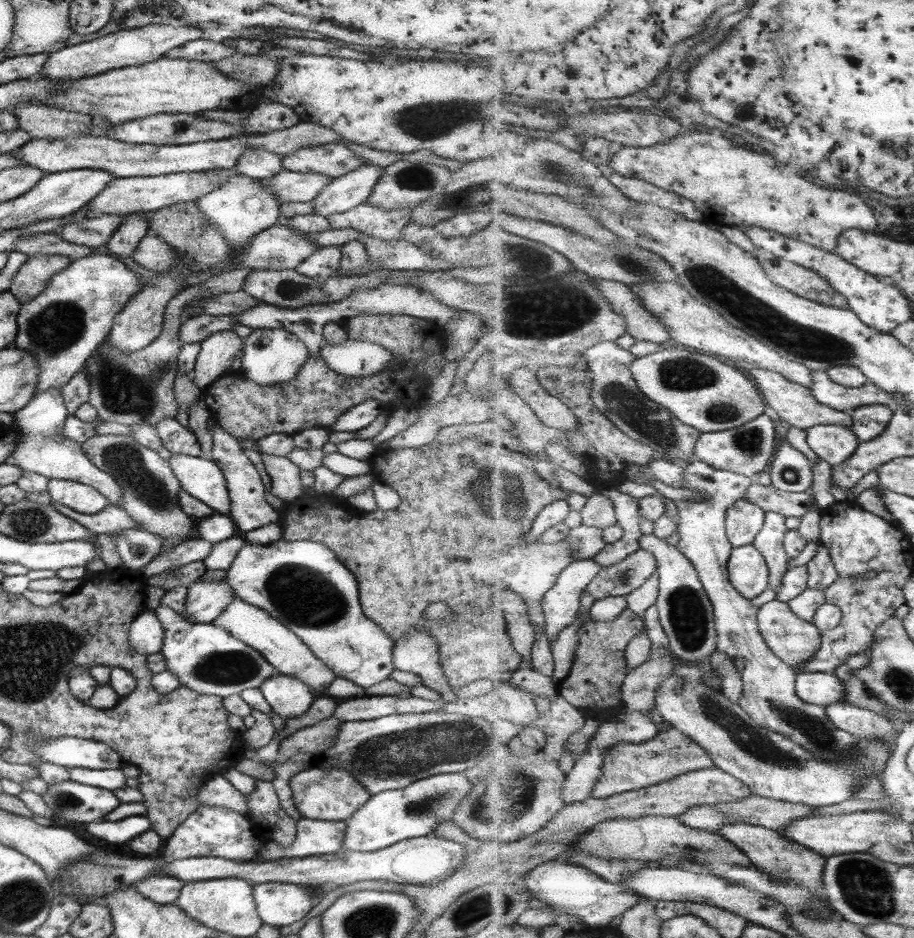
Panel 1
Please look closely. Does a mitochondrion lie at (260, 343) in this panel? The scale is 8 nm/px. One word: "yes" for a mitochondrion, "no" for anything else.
no

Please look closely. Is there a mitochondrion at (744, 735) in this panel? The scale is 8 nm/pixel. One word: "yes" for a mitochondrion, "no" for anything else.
yes

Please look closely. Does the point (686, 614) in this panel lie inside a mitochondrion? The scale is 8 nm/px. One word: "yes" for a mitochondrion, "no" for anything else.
yes

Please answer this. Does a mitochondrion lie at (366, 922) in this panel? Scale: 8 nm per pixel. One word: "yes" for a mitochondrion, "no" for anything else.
yes

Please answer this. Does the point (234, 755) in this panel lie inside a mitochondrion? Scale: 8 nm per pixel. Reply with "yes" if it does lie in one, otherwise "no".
no

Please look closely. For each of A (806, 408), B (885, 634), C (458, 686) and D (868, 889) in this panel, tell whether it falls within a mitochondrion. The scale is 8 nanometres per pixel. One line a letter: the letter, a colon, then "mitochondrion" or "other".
A: other
B: other
C: other
D: mitochondrion

